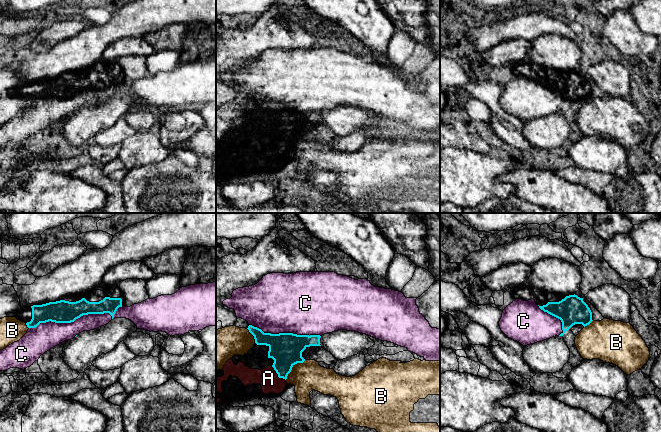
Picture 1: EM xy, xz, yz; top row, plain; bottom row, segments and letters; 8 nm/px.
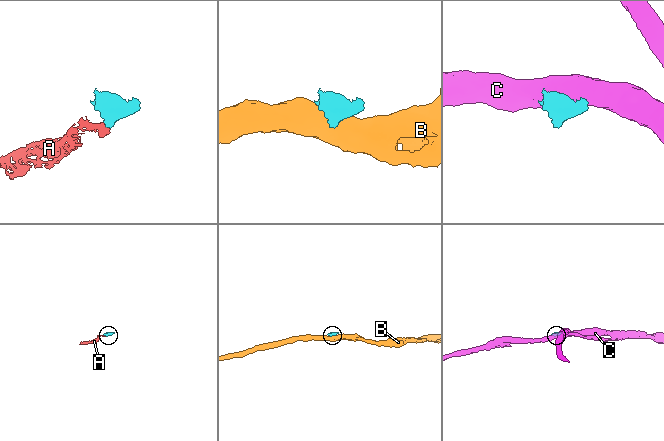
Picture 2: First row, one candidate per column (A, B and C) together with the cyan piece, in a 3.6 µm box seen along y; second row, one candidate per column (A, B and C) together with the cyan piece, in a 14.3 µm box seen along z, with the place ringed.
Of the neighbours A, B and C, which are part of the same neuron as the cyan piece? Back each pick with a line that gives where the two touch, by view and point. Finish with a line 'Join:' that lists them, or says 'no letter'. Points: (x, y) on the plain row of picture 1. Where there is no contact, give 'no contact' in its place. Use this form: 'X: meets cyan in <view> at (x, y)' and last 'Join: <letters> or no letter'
A: meets cyan in xz at (278, 151)
Join: A

